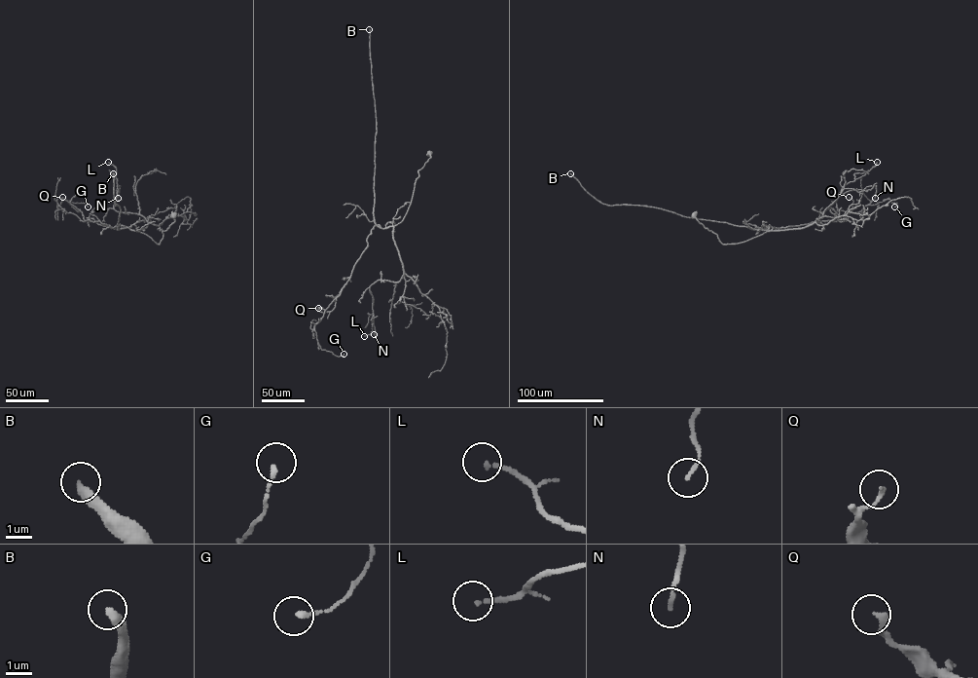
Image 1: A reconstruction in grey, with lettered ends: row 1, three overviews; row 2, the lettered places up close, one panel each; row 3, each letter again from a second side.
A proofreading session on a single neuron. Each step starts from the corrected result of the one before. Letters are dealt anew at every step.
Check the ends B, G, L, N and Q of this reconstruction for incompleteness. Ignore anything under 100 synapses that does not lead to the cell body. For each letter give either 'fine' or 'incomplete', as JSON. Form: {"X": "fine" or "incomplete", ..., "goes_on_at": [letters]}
{"B": "incomplete", "G": "fine", "L": "fine", "N": "fine", "Q": "fine", "goes_on_at": ["B"]}

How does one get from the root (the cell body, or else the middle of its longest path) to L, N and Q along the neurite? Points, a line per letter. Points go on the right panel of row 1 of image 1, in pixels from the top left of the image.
L: (694, 215), (724, 244), (768, 231), (802, 228), (821, 217), (845, 185), (877, 162)
N: (694, 215), (722, 244), (736, 244), (768, 231), (812, 225), (838, 196), (850, 190), (875, 186), (875, 198)
Q: (694, 215), (722, 244), (736, 244), (762, 234), (766, 225), (831, 220), (837, 209), (851, 210), (849, 197)

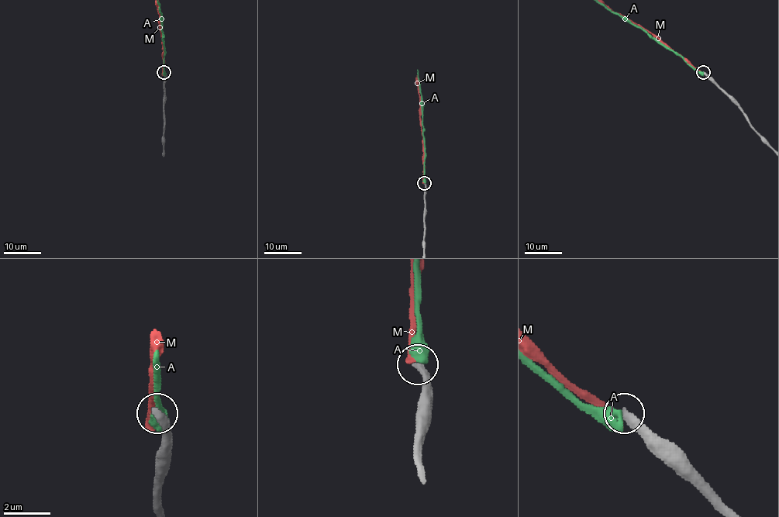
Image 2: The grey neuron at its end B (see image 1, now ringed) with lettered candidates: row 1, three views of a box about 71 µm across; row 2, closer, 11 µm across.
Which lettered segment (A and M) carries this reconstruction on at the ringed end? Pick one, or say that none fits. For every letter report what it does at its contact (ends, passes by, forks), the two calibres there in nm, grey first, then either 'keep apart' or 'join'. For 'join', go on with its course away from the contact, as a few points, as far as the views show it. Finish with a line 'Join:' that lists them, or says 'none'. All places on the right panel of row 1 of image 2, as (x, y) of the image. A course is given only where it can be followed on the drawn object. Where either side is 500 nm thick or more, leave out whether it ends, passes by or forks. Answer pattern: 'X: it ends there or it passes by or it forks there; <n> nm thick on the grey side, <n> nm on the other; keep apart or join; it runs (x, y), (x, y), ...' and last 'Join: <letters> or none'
A: 380 nm thick on the grey side, 650 nm on the other; keep apart
M: it ends there; 360 nm thick on the grey side, 360 nm on the other; keep apart
Join: none

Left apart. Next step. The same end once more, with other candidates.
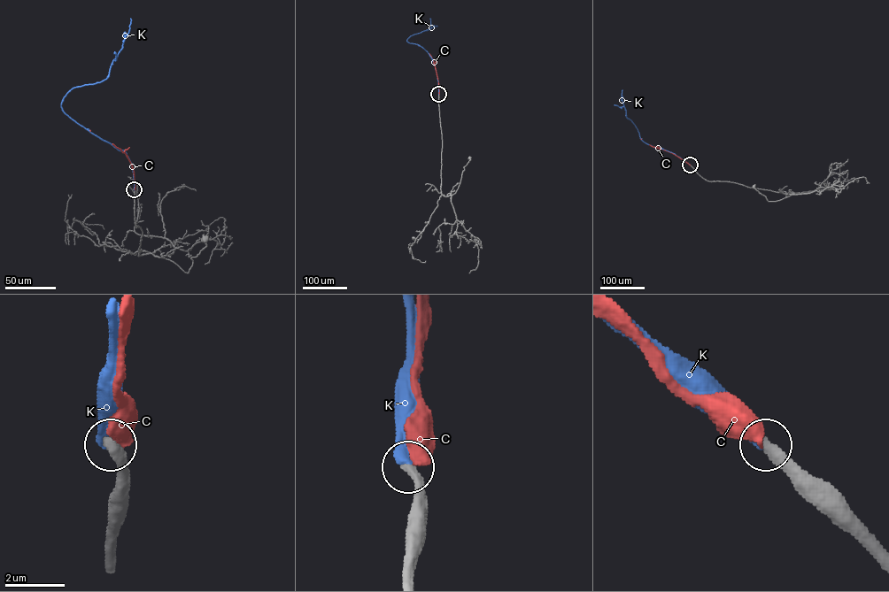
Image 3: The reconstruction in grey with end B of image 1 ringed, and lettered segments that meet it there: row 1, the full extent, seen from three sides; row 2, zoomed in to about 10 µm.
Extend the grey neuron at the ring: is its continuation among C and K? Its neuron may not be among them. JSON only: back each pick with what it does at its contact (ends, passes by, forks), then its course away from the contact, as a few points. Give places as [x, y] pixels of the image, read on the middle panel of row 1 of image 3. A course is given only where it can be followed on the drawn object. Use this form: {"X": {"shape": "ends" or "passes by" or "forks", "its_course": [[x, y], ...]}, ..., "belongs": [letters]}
{"K": {"shape": "ends", "its_course": [[438, 94], [436, 67], [430, 56], [419, 44], [406, 41], [412, 35], [437, 26]]}, "belongs": ["K"]}

